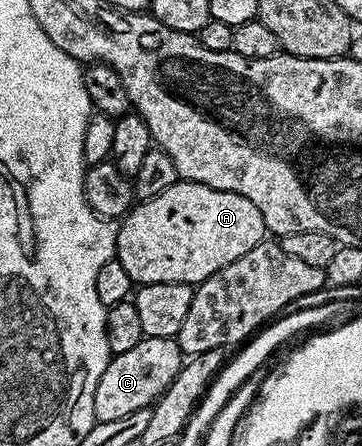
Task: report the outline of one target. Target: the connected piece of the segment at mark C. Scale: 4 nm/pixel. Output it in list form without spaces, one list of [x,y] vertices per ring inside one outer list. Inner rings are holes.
[[[145,337],[131,351],[115,354],[109,360],[106,371],[102,371],[102,379],[98,379],[98,387],[94,391],[96,420],[122,419],[134,411],[155,405],[180,374],[181,368],[180,345],[170,337]]]

